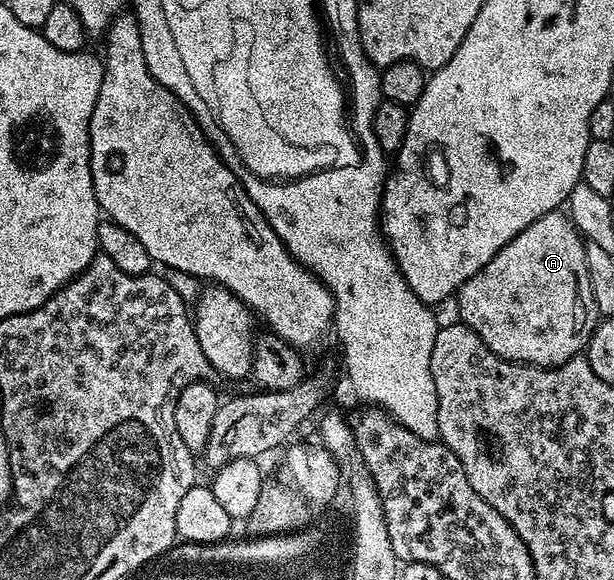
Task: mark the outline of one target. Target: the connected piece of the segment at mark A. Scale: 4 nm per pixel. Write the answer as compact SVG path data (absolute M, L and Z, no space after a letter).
M563 210L551 211L538 217L538 221L534 221L534 225L522 229L522 233L518 233L518 237L514 237L514 241L510 241L502 249L498 249L498 253L494 253L494 257L482 270L474 273L474 277L470 277L470 281L466 281L460 286L460 290L454 296L454 304L456 303L457 309L460 310L459 322L474 329L474 333L478 333L478 337L482 337L482 341L491 351L498 357L510 360L511 363L526 363L530 367L557 367L566 361L577 358L587 348L588 339L592 336L592 329L598 322L594 297L590 293L590 273L586 269L584 245L585 240Z

